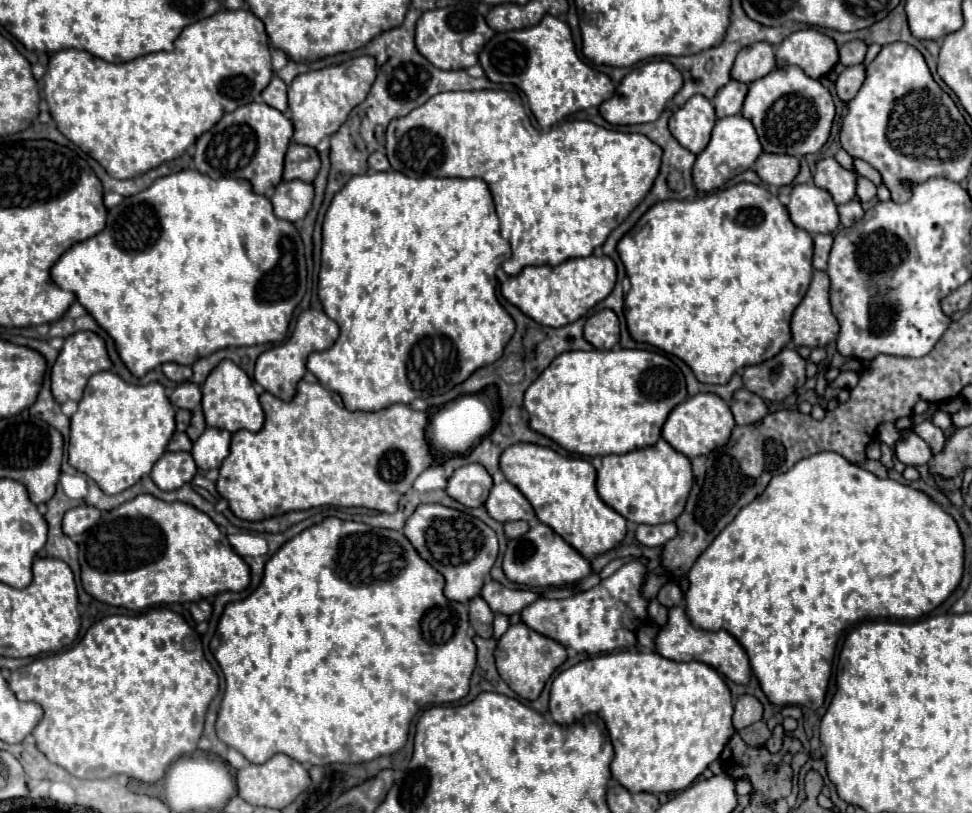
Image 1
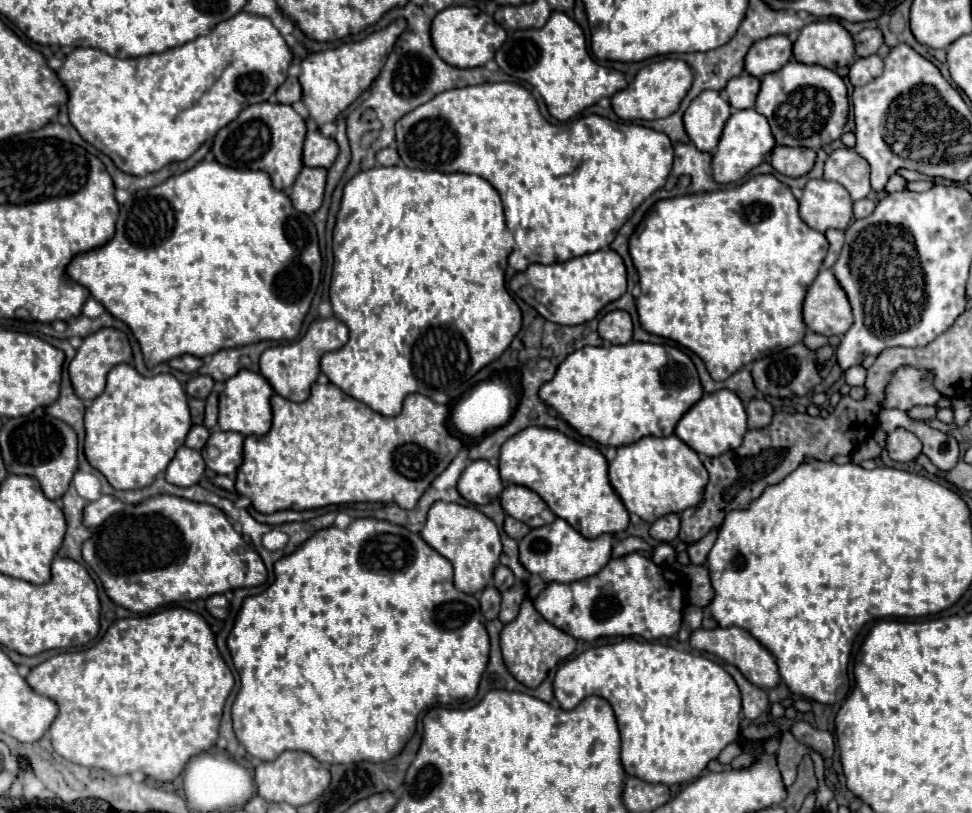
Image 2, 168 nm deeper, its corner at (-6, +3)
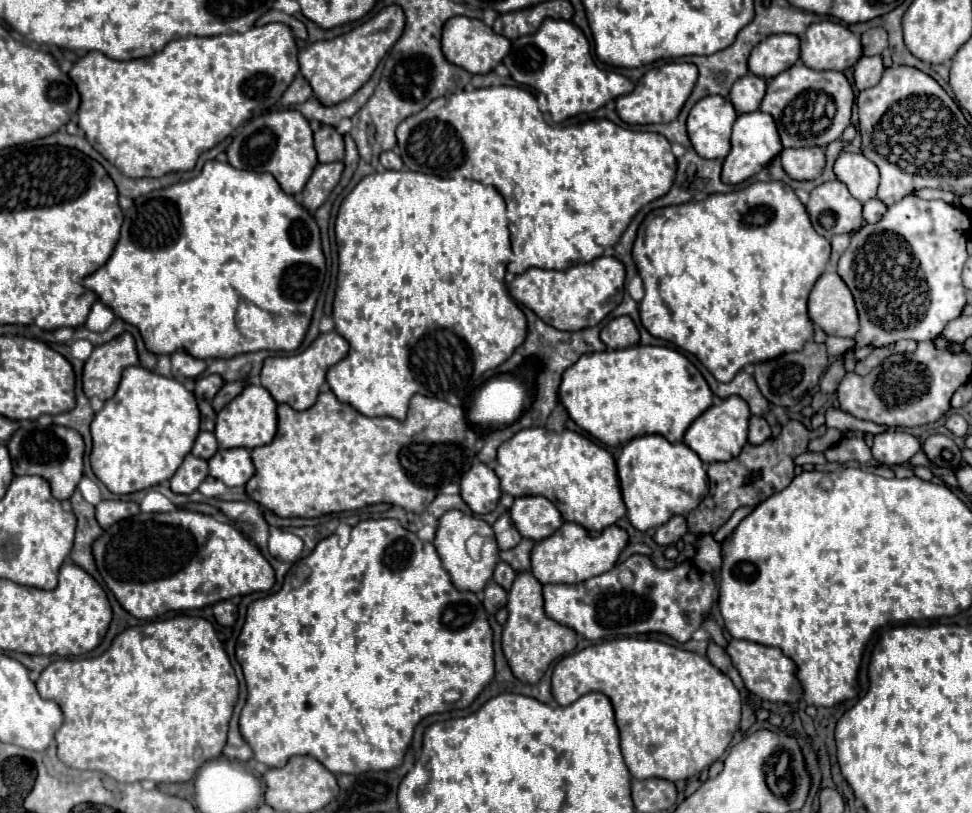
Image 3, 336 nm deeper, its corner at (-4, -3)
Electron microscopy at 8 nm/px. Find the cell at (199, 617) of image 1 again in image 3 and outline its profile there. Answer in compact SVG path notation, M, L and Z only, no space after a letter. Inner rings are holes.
M230 600L217 602L212 606L216 621L223 626L233 626L237 618L237 606Z

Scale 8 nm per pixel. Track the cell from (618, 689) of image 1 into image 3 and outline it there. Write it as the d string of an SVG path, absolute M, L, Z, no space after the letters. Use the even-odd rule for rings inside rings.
M618 638L564 656L552 674L552 694L558 698L558 704L570 706L590 692L602 692L610 698L620 730L620 748L624 762L630 774L638 780L664 778L678 782L700 774L724 754L734 732L738 730L742 714L740 692L724 672L714 668L704 656L658 640Z

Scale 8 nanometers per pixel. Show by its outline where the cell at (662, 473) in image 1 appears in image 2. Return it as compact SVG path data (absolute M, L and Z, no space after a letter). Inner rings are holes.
M646 436L618 448L618 456L610 462L610 482L626 510L652 524L666 514L680 514L696 506L702 500L708 472L700 456L678 436Z

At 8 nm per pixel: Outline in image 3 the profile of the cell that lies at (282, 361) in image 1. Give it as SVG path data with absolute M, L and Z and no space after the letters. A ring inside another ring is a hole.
M332 330L332 332L320 334L304 352L298 352L294 356L266 358L260 372L260 382L276 402L284 402L294 410L306 410L316 402L320 386L326 380L328 368L340 362L346 354L348 354L348 342L338 332Z

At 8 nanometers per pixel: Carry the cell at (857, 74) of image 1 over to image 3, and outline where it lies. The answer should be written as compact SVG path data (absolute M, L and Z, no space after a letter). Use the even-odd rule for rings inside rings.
M862 56L854 66L854 84L858 90L866 90L876 86L882 78L882 56Z

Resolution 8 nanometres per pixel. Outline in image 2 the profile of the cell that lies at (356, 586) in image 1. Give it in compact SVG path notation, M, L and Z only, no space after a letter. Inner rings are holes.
M360 518L360 520L354 520L346 530L340 530L336 526L330 526L330 528L324 528L324 530L318 530L310 540L306 540L294 554L290 556L284 556L282 560L276 562L274 566L274 572L276 572L276 580L272 586L268 586L262 594L256 594L256 596L250 596L242 602L242 608L238 612L238 618L236 618L236 624L226 640L228 648L230 648L230 654L232 654L232 660L234 660L234 666L240 674L240 682L242 682L242 688L232 704L232 720L234 720L234 732L240 740L240 744L246 746L246 752L252 754L254 758L260 758L260 760L276 760L284 750L302 750L302 752L308 752L312 754L316 760L320 760L322 764L330 766L330 764L354 764L354 762L382 762L382 760L392 760L394 756L398 756L402 752L402 748L406 746L406 742L412 738L414 730L416 730L416 720L418 720L418 714L430 706L436 706L436 704L454 704L454 702L468 702L476 696L476 690L478 690L478 684L480 684L480 678L482 678L482 672L488 664L488 654L490 654L490 642L488 642L488 632L486 632L486 626L482 622L482 612L480 612L480 604L478 600L472 596L472 594L466 594L462 590L456 590L454 582L452 582L452 564L442 556L438 554L430 544L426 544L422 540L420 534L414 534L410 532L408 528L404 526L398 526L398 524L390 524L386 520L376 520L376 518Z

